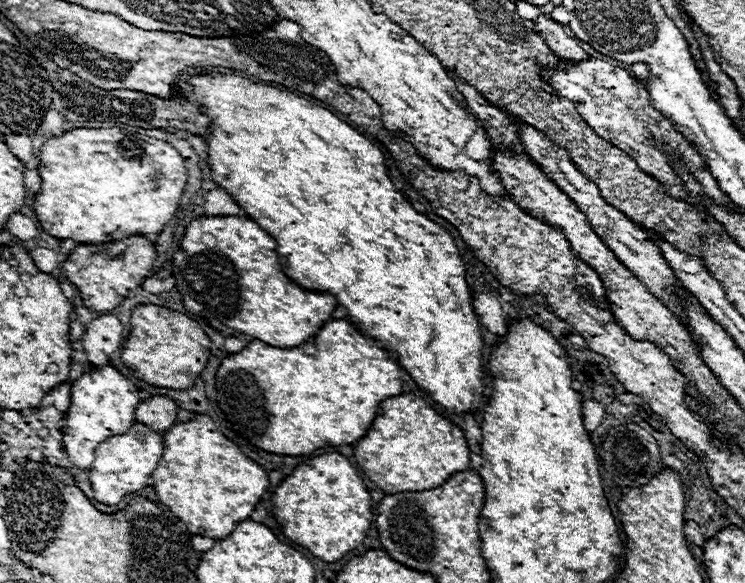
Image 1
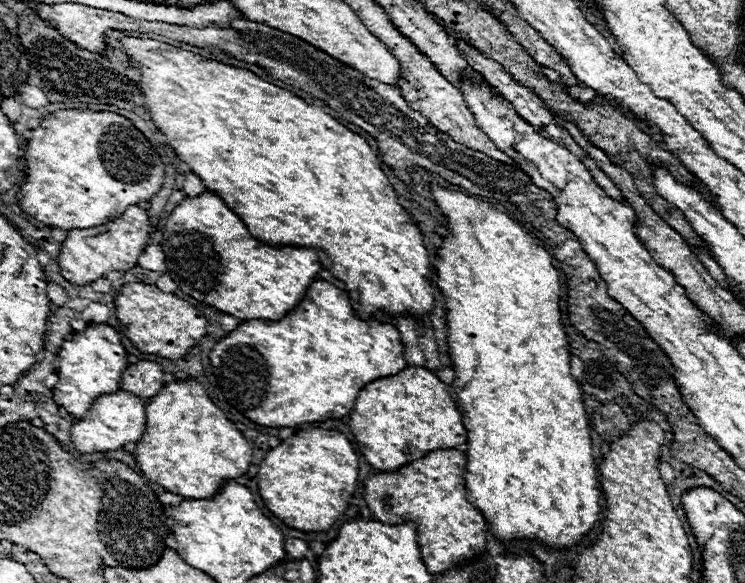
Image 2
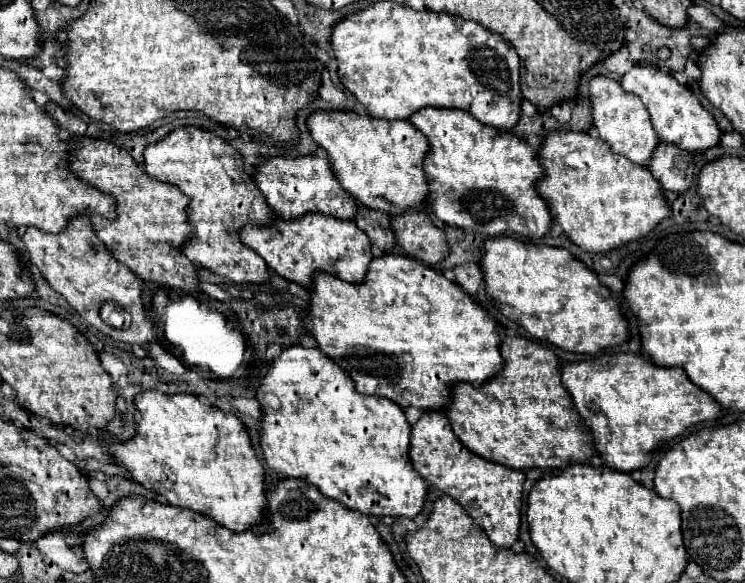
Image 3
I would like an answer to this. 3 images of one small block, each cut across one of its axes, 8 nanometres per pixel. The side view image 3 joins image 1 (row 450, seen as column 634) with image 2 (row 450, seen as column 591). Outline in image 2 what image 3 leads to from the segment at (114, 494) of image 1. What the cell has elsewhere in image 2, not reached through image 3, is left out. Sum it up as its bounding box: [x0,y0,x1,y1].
[70,390,146,452]

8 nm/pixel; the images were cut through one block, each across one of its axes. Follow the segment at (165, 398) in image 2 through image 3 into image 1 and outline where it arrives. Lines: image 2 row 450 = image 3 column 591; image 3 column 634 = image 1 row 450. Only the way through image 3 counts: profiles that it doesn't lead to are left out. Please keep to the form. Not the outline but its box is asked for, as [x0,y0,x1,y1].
[152,414,270,540]

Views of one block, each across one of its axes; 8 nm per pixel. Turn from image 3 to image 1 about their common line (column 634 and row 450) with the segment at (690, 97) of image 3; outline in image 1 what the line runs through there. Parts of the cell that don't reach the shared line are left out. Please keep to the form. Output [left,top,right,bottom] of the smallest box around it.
[64,366,140,470]

